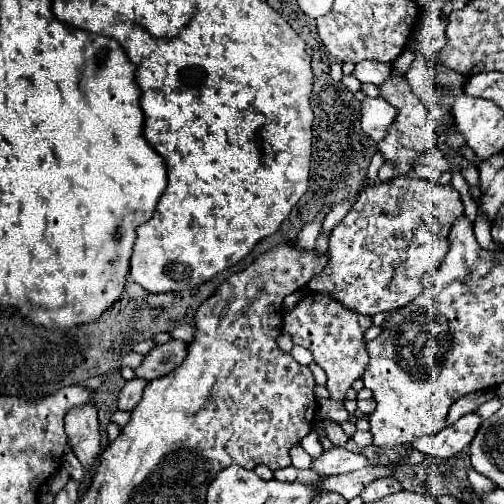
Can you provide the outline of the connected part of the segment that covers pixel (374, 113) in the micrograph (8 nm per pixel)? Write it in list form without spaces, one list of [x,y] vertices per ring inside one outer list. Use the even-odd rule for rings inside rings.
[[[365,97],[361,101],[361,131],[373,141],[379,141],[387,133],[387,127],[393,123],[395,115],[397,111],[383,99]]]

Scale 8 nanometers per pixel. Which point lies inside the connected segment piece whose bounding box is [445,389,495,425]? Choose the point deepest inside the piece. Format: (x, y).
(468, 403)

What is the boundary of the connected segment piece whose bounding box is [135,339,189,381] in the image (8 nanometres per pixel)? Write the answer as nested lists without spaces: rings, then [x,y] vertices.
[[[173,339],[169,343],[155,347],[153,351],[149,351],[145,355],[143,363],[135,369],[135,375],[151,381],[155,377],[171,373],[175,367],[179,367],[183,363],[183,359],[187,355],[187,345],[189,345],[187,341]]]

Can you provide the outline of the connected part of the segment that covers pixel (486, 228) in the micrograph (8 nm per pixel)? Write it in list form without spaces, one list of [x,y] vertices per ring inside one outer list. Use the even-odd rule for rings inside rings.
[[[479,209],[477,219],[475,219],[475,237],[477,237],[477,241],[479,241],[479,245],[481,245],[483,249],[489,249],[489,251],[501,249],[501,247],[495,245],[495,241],[491,239],[491,223],[485,221],[485,215],[481,213],[481,209]]]

